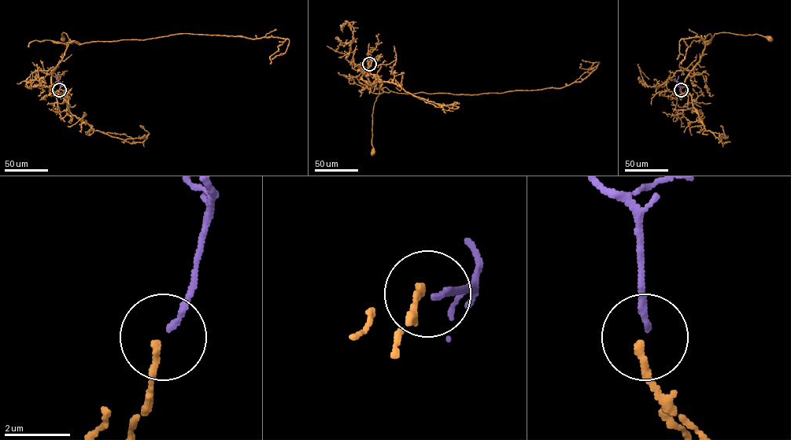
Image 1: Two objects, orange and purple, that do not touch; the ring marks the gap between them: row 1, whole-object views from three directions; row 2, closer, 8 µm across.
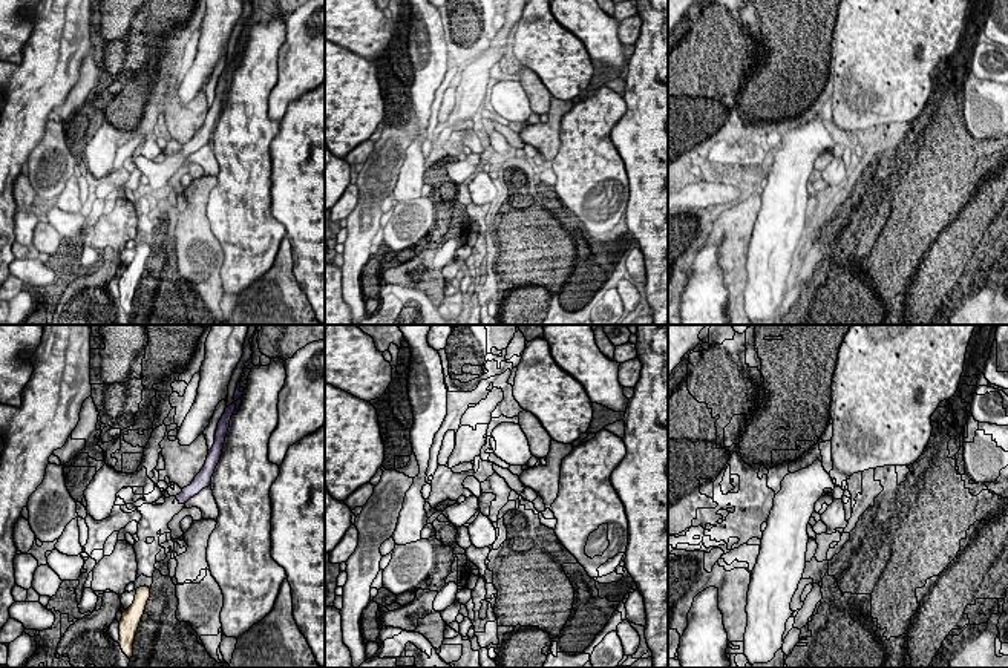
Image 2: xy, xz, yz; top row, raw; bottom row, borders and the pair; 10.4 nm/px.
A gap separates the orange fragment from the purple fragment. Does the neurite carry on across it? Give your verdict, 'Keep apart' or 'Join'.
Join

